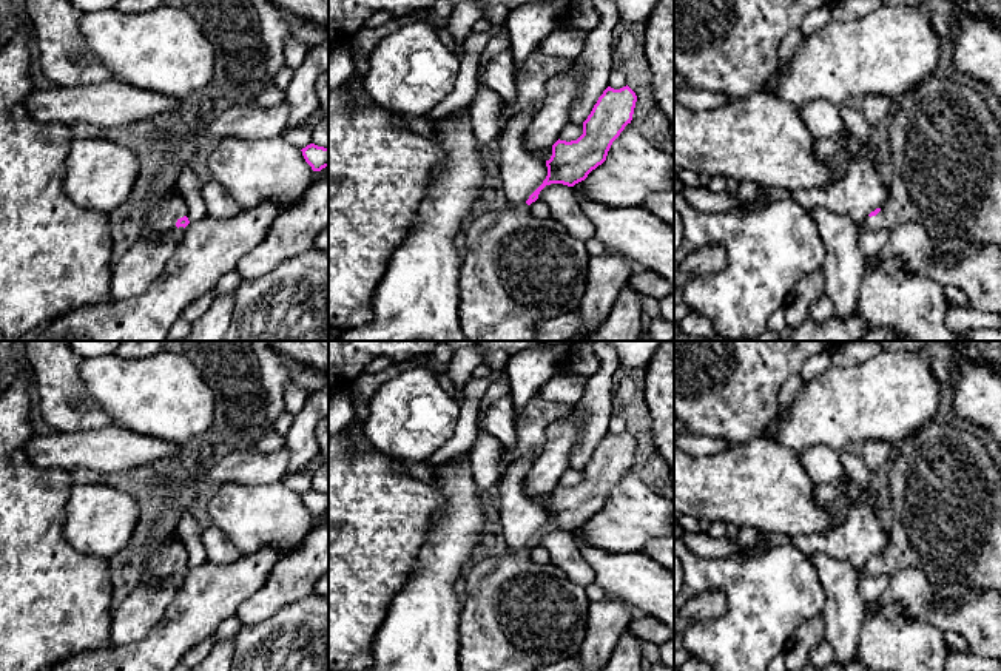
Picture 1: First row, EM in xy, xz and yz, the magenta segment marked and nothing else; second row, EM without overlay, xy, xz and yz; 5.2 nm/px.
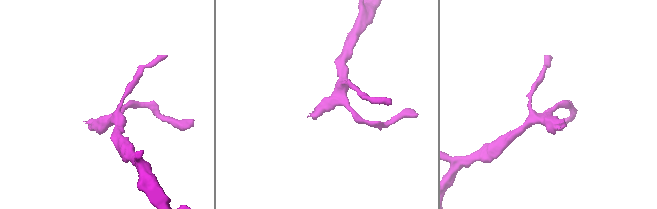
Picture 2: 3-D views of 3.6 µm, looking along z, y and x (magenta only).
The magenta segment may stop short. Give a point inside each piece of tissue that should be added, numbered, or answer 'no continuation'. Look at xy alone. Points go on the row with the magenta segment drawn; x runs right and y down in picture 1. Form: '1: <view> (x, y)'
1: xy (162, 215)

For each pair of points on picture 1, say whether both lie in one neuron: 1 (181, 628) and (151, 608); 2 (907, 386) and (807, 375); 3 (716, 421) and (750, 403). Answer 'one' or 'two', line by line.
1: two
2: two
3: one

